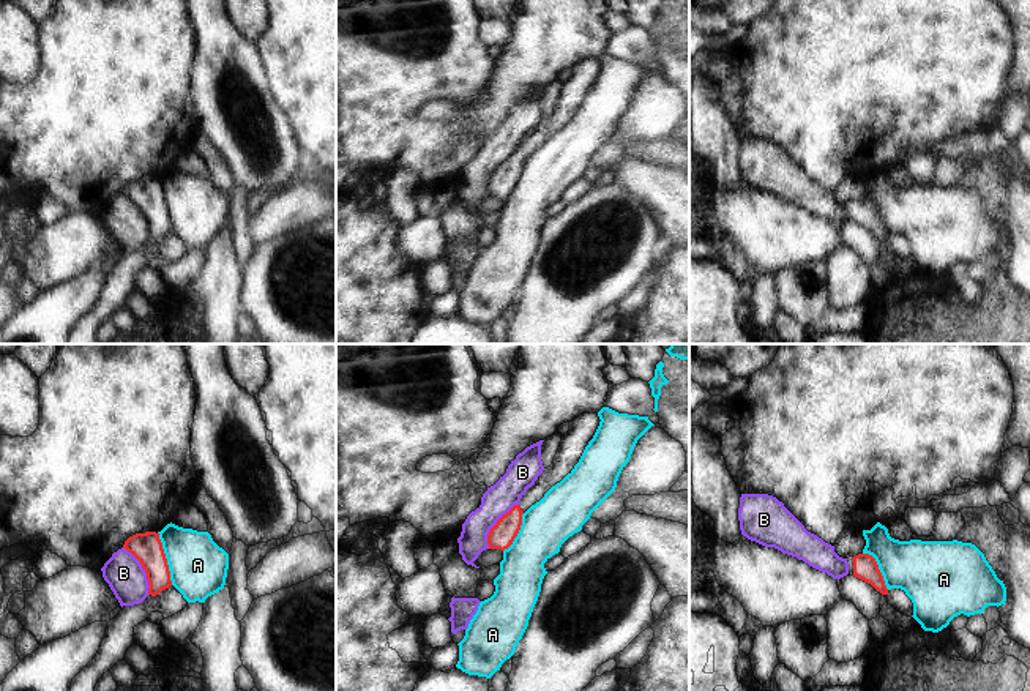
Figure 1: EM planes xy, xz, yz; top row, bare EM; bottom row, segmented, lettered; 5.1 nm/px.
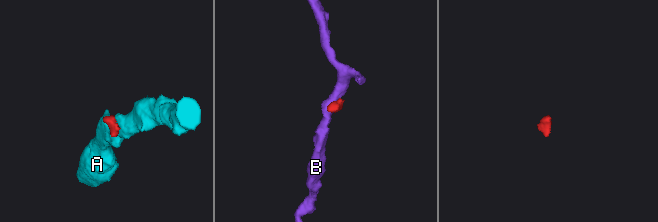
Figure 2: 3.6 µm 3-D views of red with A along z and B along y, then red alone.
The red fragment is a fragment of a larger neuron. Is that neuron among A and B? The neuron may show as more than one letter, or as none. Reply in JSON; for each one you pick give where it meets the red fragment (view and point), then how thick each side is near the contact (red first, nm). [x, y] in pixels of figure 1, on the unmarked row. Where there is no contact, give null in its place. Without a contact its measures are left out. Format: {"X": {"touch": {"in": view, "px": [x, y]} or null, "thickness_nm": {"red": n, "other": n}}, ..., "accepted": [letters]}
{"accepted": []}

